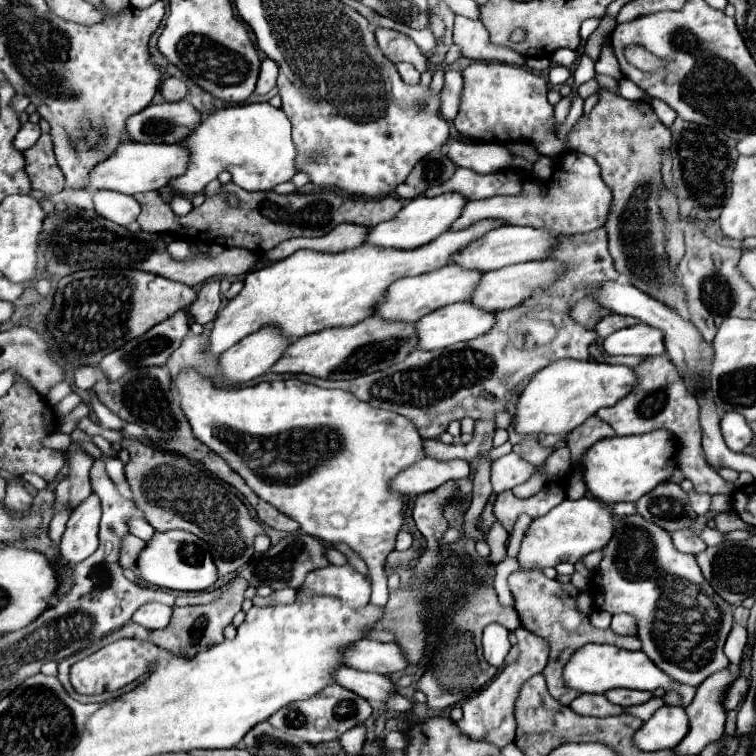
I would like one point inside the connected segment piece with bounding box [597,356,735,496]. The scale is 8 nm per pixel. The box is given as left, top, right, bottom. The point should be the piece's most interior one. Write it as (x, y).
(661, 400)

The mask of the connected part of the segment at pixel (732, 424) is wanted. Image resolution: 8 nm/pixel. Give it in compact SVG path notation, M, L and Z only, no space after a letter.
M725 412L723 414L721 432L723 432L727 446L733 452L743 452L743 448L747 448L753 440L753 432L751 432L747 420L743 416L739 416L739 412Z

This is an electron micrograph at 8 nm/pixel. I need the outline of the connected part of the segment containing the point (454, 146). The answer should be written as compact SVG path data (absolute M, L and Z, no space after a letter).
M450 138L446 155L455 162L455 166L475 170L479 174L491 174L509 168L511 152L498 142L466 144Z

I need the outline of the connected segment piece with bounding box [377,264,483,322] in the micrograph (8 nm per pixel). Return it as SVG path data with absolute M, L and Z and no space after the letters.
M445 266L427 274L419 274L419 276L411 276L411 278L401 278L395 284L389 286L385 300L377 306L377 316L383 316L385 320L403 320L403 322L417 322L419 318L423 318L425 314L453 304L453 302L461 302L461 300L469 300L475 286L479 284L483 272L479 270L465 270L461 266Z

